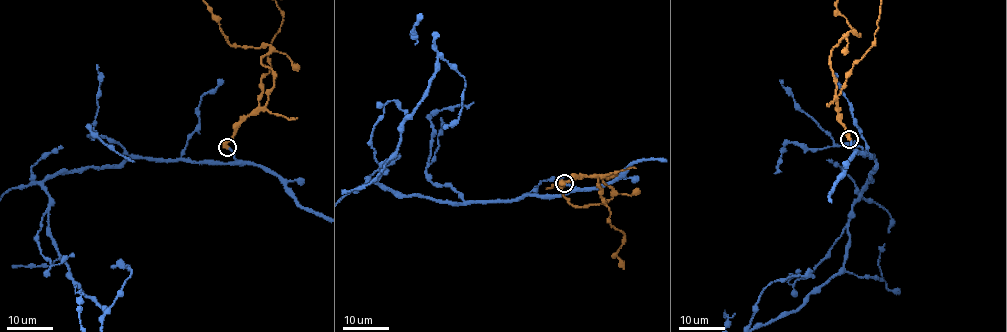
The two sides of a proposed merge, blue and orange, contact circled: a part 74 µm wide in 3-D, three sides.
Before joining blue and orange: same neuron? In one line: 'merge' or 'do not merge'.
merge

